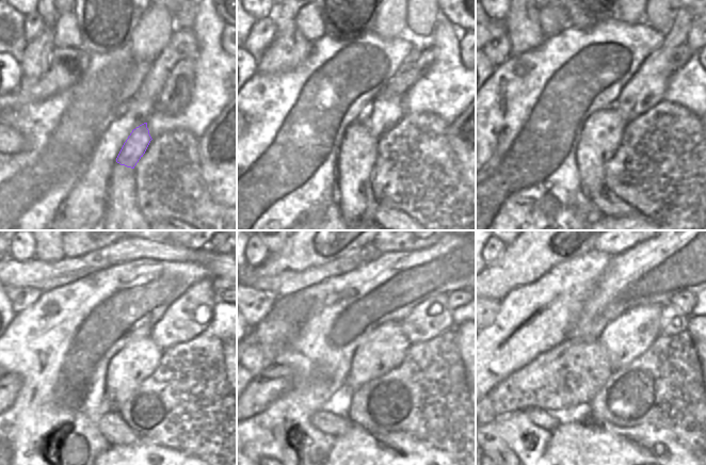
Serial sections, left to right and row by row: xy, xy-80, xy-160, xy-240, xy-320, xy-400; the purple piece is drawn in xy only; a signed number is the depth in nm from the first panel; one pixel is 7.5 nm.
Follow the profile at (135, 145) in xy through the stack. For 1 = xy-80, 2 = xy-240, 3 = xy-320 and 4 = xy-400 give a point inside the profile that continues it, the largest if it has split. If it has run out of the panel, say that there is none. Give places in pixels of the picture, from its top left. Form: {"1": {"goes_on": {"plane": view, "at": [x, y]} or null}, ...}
{"1": {"goes_on": {"plane": "xy-80", "at": [385, 112]}}, "2": {"goes_on": {"plane": "xy-240", "at": [188, 317]}}, "3": {"goes_on": {"plane": "xy-320", "at": [432, 318]}}, "4": {"goes_on": {"plane": "xy-400", "at": [673, 321]}}}

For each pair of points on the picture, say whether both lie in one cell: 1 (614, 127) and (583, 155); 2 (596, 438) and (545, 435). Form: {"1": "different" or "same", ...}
{"1": "same", "2": "different"}

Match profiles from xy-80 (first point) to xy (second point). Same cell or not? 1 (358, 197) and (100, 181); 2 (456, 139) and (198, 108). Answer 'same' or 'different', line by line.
1: different
2: different

